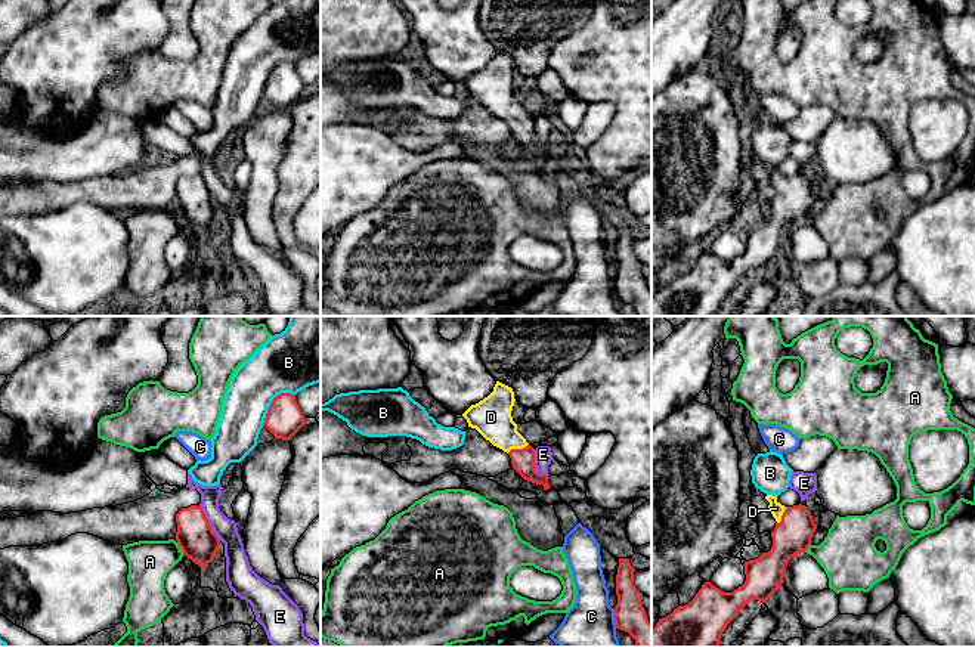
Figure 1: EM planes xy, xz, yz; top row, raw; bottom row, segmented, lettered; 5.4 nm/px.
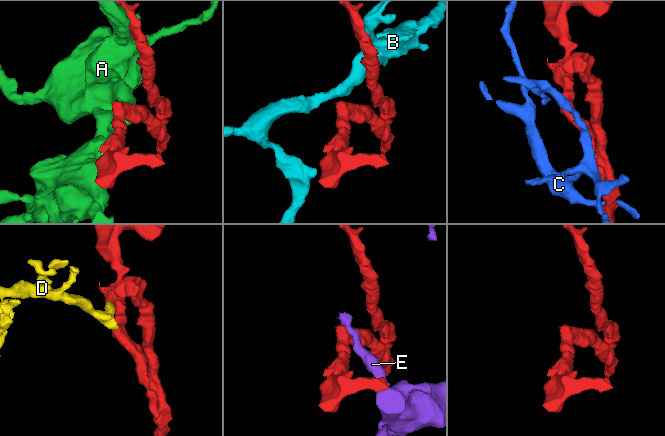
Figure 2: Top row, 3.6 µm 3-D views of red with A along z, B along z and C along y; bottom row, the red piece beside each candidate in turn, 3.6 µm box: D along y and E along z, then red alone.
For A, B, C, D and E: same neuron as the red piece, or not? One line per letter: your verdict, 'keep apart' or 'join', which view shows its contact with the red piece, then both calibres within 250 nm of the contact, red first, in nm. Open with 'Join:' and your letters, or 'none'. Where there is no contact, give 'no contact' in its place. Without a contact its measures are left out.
Join: D
A: keep apart; meets red in xy; 200 nm thick on the red side, 240 nm on the other
B: keep apart; meets red in xy; 200 nm thick on the red side, 340 nm on the other
C: keep apart; meets red in xz; 180 nm thick on the red side, 300 nm on the other
D: join; meets red in xz; 130 nm thick on the red side, 220 nm on the other
E: keep apart; meets red in xy; 200 nm thick on the red side, 120 nm on the other

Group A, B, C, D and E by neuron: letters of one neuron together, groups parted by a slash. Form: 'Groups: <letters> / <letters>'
Groups: A / B / C / D / E

